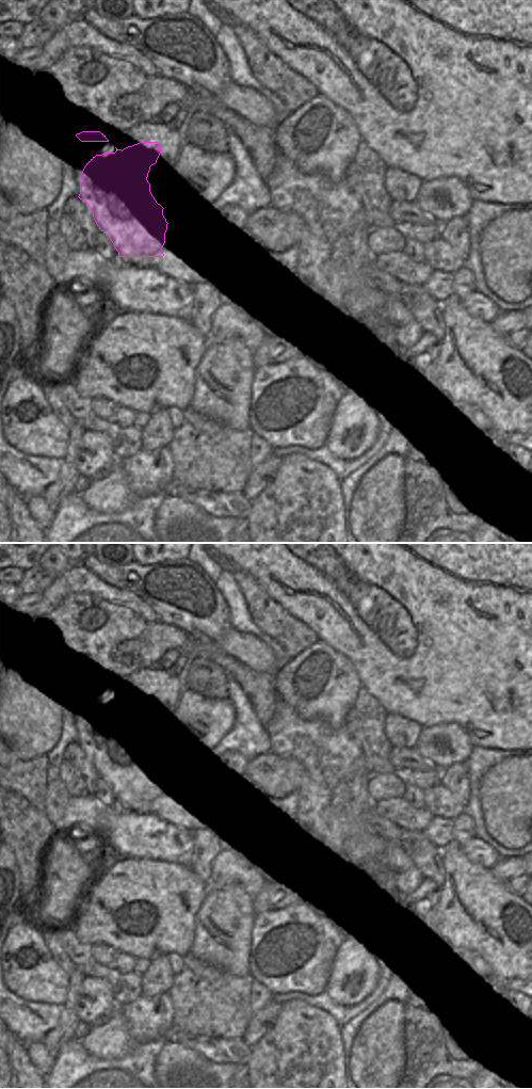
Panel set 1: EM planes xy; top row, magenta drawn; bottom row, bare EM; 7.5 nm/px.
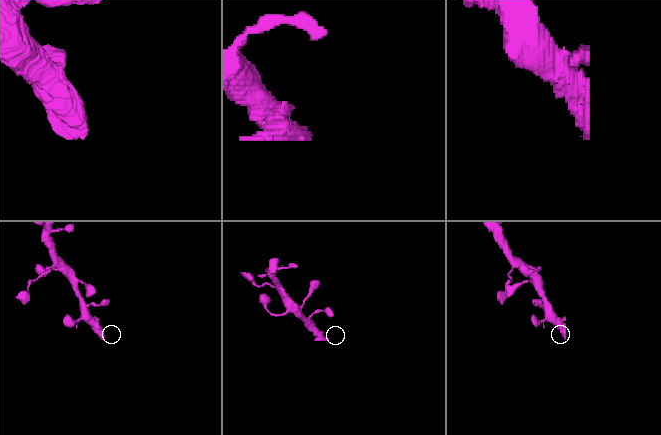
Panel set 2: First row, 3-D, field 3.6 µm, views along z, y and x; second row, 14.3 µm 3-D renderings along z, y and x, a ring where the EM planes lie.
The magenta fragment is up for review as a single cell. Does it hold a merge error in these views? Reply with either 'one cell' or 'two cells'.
two cells

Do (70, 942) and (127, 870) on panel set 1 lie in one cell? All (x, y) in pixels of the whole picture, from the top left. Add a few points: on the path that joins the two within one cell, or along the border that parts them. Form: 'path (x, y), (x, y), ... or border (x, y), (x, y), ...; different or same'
border (67, 922), (76, 935), (81, 941), (91, 945); different

